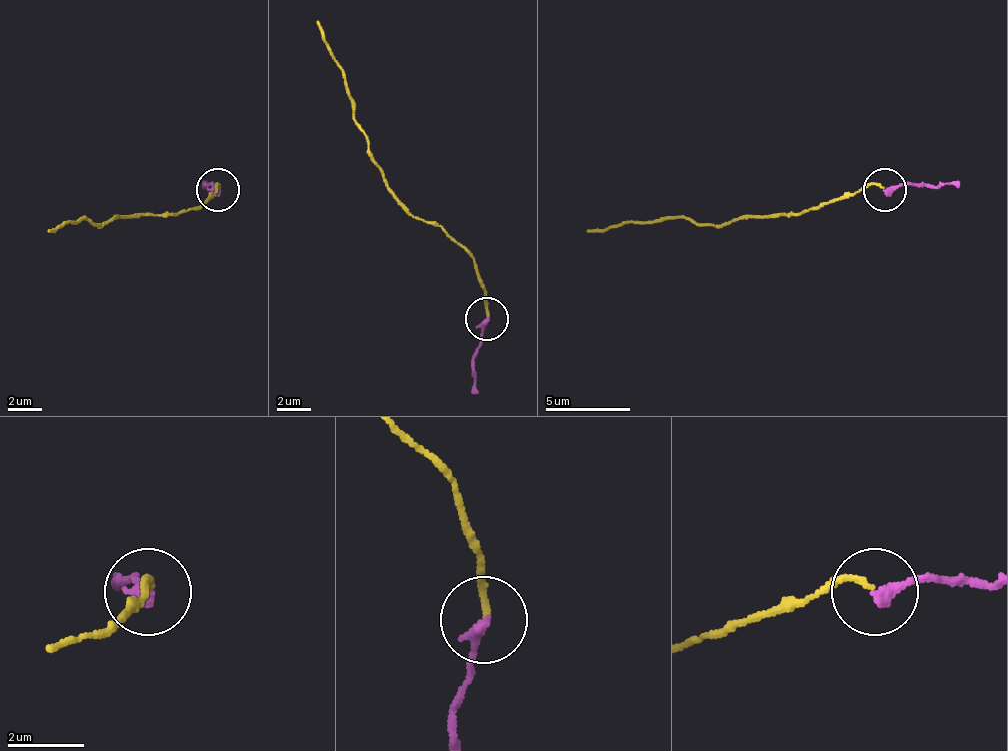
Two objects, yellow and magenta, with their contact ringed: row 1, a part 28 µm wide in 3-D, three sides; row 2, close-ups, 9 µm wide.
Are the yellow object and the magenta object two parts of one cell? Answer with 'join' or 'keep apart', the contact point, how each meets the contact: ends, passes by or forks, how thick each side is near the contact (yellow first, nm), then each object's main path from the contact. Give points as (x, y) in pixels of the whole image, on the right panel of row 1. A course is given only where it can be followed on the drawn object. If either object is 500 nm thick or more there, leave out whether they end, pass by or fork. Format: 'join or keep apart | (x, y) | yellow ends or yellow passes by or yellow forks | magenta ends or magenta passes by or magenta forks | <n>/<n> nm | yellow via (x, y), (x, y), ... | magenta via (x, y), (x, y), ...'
join | (885, 190) | yellow ends | magenta ends | 160/320 nm | yellow via (886, 189), (864, 184), (797, 214), (759, 214), (721, 227), (700, 227), (687, 218), (666, 218), (585, 231) | magenta via (886, 189), (957, 180)

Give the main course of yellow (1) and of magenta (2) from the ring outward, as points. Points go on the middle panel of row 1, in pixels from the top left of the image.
1: (485, 320), (485, 298), (473, 260), (392, 193), (371, 155), (367, 134), (354, 121), (354, 100), (316, 19)
2: (485, 320), (473, 362), (477, 391)

